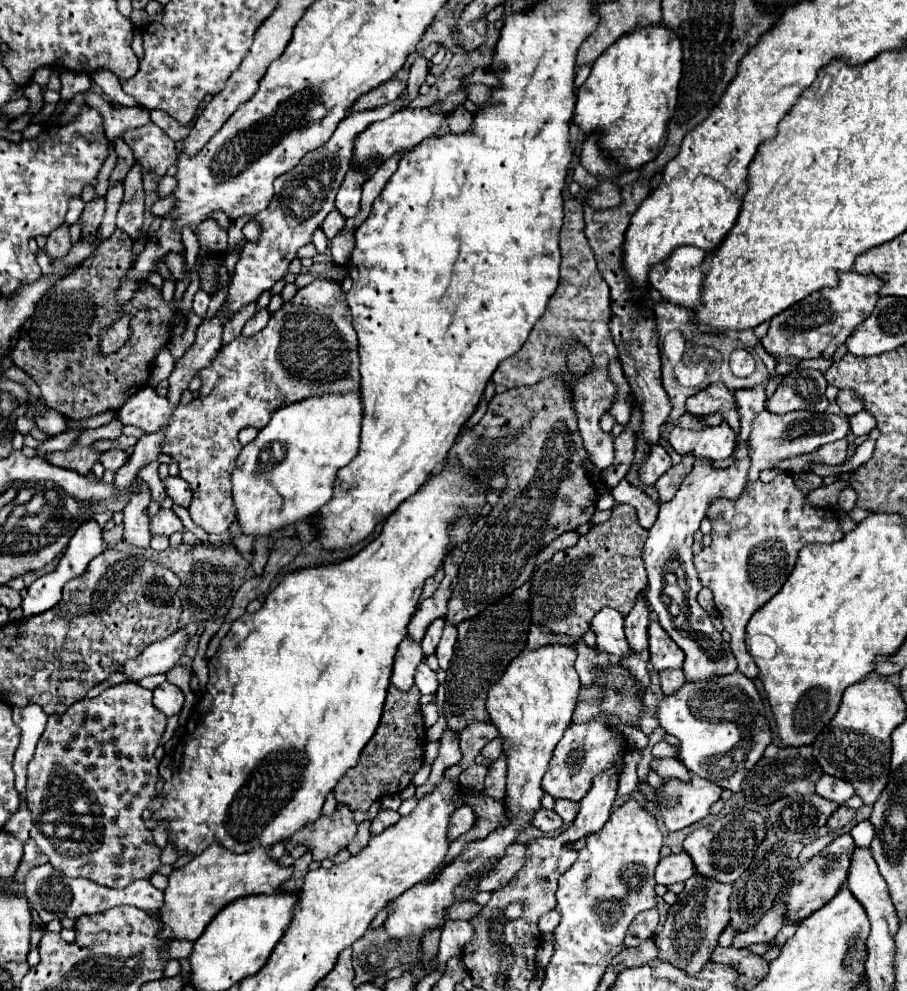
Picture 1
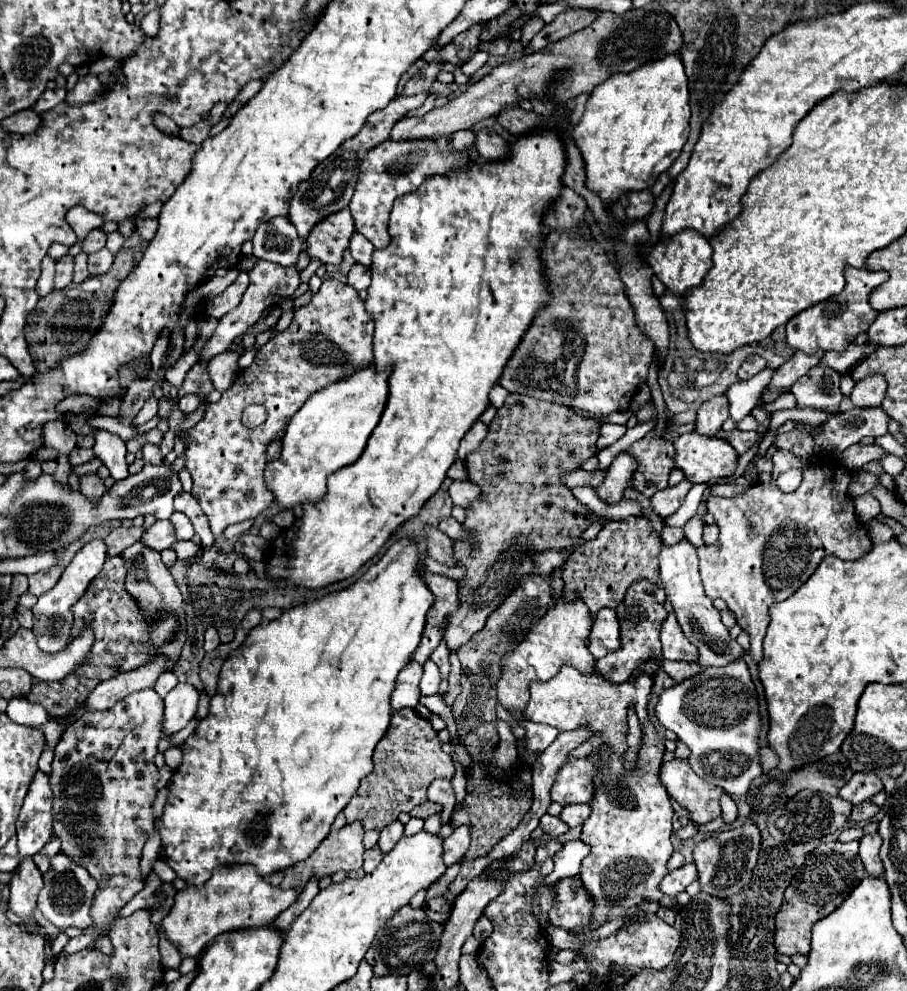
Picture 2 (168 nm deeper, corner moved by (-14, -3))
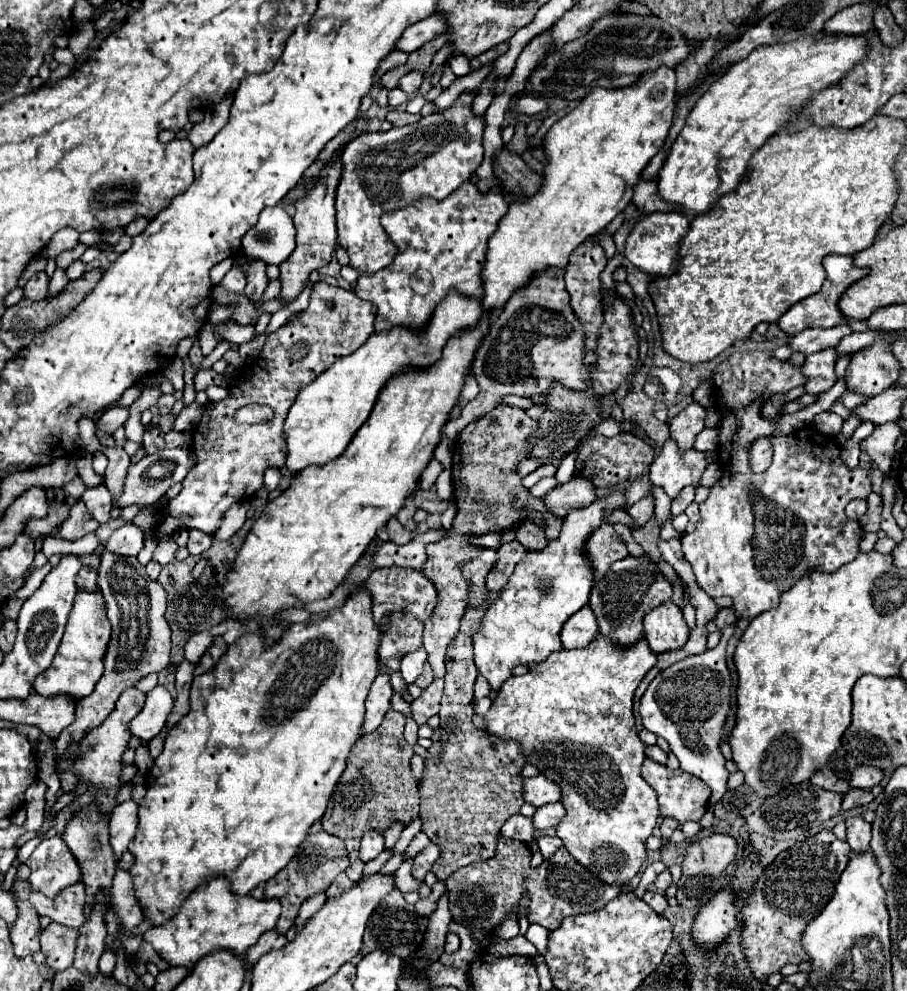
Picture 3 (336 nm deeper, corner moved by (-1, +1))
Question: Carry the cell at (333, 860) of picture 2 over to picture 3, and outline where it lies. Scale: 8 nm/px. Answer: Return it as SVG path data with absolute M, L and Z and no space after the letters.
M319 831L315 835L309 835L301 845L299 845L299 855L295 855L291 859L291 863L281 869L273 879L267 881L265 887L265 897L271 899L279 899L281 901L281 917L277 921L277 931L279 933L287 933L287 929L291 927L291 923L295 921L301 903L311 897L317 891L327 889L333 879L345 871L349 867L349 857L347 857L347 849L345 849L345 841L337 839L335 835L329 835L325 831Z

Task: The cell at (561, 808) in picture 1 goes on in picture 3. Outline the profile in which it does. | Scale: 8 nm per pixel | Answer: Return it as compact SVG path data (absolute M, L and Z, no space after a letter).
M561 801L557 803L549 803L545 807L539 807L537 813L533 815L533 825L537 829L549 829L549 827L557 827L557 823L565 817L565 807Z

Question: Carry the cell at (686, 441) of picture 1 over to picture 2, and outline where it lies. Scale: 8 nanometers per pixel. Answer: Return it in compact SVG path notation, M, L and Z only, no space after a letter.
M684 433L674 441L674 469L680 469L690 483L706 483L716 477L728 477L738 465L738 453L726 439Z

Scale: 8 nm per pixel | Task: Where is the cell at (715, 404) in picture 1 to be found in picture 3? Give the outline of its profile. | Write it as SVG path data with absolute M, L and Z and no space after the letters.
M689 403L671 423L671 439L677 441L681 449L689 449L695 443L695 437L705 429L705 407L699 403Z

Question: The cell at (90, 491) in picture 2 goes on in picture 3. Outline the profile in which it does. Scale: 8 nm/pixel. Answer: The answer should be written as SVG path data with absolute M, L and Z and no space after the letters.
M79 499L71 511L69 511L69 517L61 523L59 527L59 537L61 539L67 539L67 541L75 541L87 533L93 533L95 529L99 527L99 523L89 515L83 499Z

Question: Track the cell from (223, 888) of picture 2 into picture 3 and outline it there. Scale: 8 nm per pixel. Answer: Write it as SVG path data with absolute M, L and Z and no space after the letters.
M215 877L201 883L165 925L149 927L143 939L151 943L169 965L193 967L197 959L217 947L227 947L237 955L243 955L253 943L257 943L261 933L275 927L279 913L281 907L277 899L255 899L251 895L237 895L231 891L229 879Z

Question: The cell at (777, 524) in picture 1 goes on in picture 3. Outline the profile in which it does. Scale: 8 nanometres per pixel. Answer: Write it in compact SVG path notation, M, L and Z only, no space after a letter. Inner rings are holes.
M737 351L737 353L733 353L727 361L723 361L723 363L717 367L717 373L715 373L715 377L711 377L711 381L713 381L713 387L715 387L717 405L719 405L719 409L721 409L721 423L719 423L721 445L718 446L718 454L719 462L723 470L723 477L719 479L719 483L713 485L713 489L711 489L707 501L701 503L701 507L699 507L699 509L701 509L701 519L699 519L699 523L697 523L697 529L695 529L693 533L685 533L685 535L681 537L683 557L685 557L685 559L689 561L689 565L693 567L697 585L699 585L709 597L731 597L731 599L733 599L735 615L737 615L739 619L755 619L757 615L761 615L761 613L765 613L765 611L777 607L777 605L779 605L779 595L781 595L783 591L787 591L791 585L795 585L801 577L809 575L809 573L815 571L815 569L819 569L819 571L829 571L829 573L831 573L831 571L837 571L841 565L853 561L853 559L859 555L859 541L861 541L861 537L863 537L863 529L861 529L859 523L853 523L853 521L845 515L845 505L847 505L849 501L857 499L857 497L869 495L871 483L869 483L867 473L865 473L863 469L859 469L859 467L857 467L857 469L847 469L847 467L845 467L845 463L843 463L841 457L839 457L839 451L841 451L841 449L839 449L839 445L837 445L837 441L835 441L833 437L823 435L823 433L817 433L817 431L807 431L807 429L795 431L795 433L791 433L791 435L776 435L776 421L785 415L783 411L785 404L779 407L773 421L763 419L761 407L763 407L763 403L765 403L771 395L775 395L775 393L787 393L789 389L799 387L799 385L805 383L805 377L801 377L801 369L799 369L799 367L793 367L793 365L789 365L789 363L781 363L781 361L777 361L777 359L775 359L771 353L767 353L767 351ZM801 435L815 435L815 453L813 453L813 445L809 445L809 441L807 441L809 437L801 437ZM759 437L767 437L772 440L773 463L771 463L771 467L769 467L767 471L763 471L763 473L753 473L753 471L749 469L749 459L747 459L747 457L749 457L749 447L751 447L753 441Z

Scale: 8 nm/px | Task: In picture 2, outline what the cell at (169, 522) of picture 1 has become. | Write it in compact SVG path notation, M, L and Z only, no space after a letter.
M156 521L152 527L148 527L142 537L138 539L144 547L154 549L154 551L164 551L170 545L176 543L174 539L174 527L170 521Z

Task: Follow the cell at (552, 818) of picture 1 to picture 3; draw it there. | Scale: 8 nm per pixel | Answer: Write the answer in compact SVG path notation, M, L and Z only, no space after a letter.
M513 815L501 829L501 835L509 837L509 839L519 839L523 843L529 843L535 833L537 833L537 829L533 829L533 819L523 817L523 815Z

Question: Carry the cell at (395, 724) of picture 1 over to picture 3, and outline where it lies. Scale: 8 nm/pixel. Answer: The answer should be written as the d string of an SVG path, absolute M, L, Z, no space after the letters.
M389 709L377 731L361 735L361 739L349 753L347 769L343 771L321 819L323 831L341 839L361 839L369 829L385 831L393 821L409 823L419 815L419 789L411 773L411 757L415 755L415 751L405 741L403 729L405 715Z

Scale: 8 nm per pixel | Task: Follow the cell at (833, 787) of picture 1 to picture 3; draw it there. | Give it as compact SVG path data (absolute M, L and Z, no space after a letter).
M859 765L849 781L851 789L871 789L875 785L879 785L879 781L883 779L883 771L877 767L869 767L869 765Z

